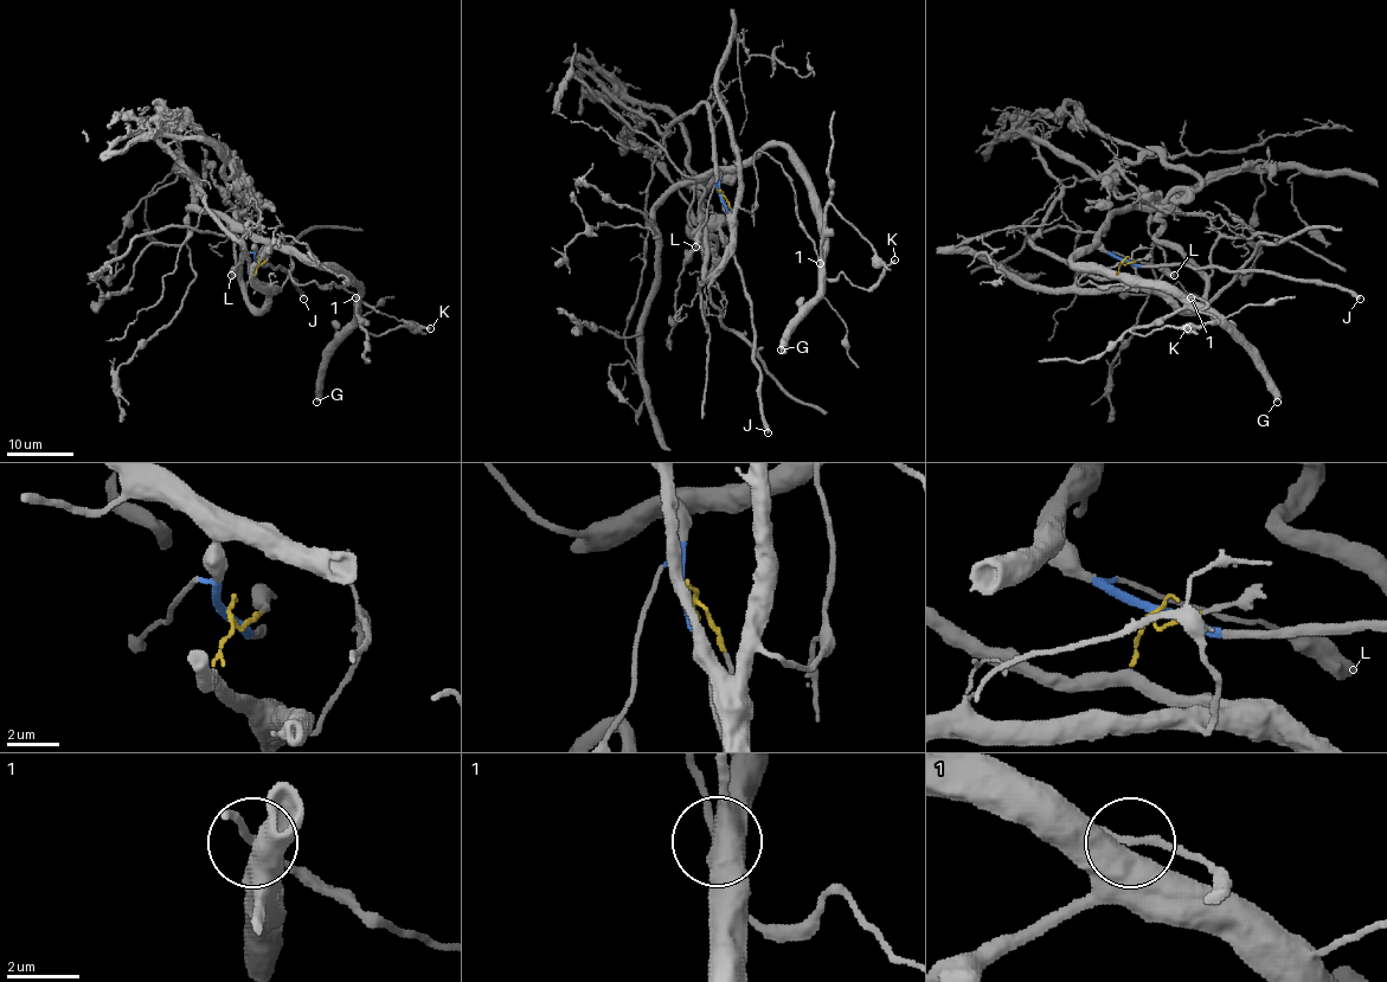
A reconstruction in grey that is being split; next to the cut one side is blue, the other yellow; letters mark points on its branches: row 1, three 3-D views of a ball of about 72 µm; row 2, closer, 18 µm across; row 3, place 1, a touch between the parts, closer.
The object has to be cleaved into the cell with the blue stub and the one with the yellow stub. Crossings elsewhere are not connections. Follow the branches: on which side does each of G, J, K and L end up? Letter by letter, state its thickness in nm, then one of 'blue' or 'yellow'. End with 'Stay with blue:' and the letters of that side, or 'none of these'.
G: 500 nm thick; blue
J: 440 nm thick; blue
K: 280 nm thick; yellow
L: 500 nm thick; blue
Stay with blue: G, J, L

